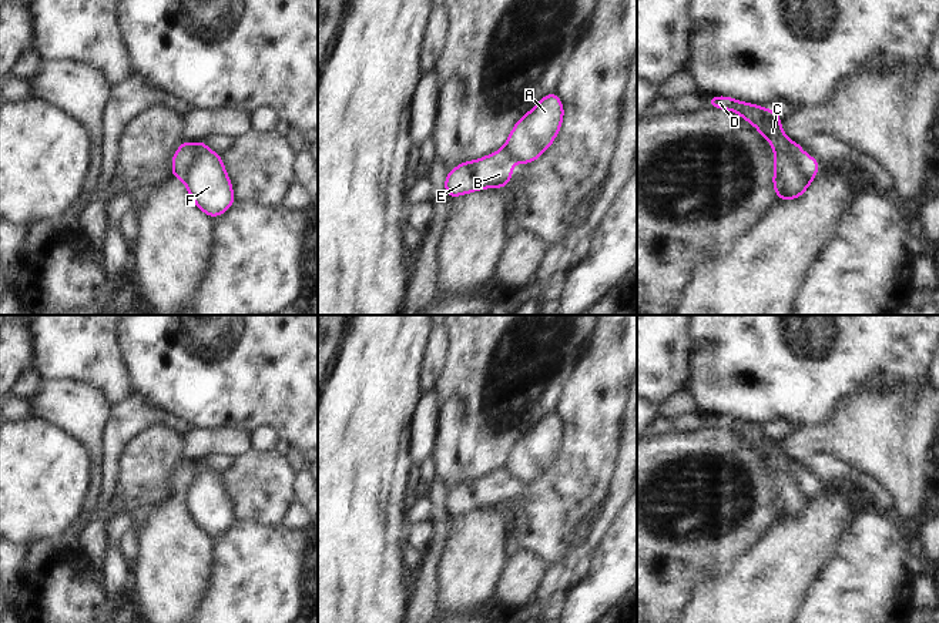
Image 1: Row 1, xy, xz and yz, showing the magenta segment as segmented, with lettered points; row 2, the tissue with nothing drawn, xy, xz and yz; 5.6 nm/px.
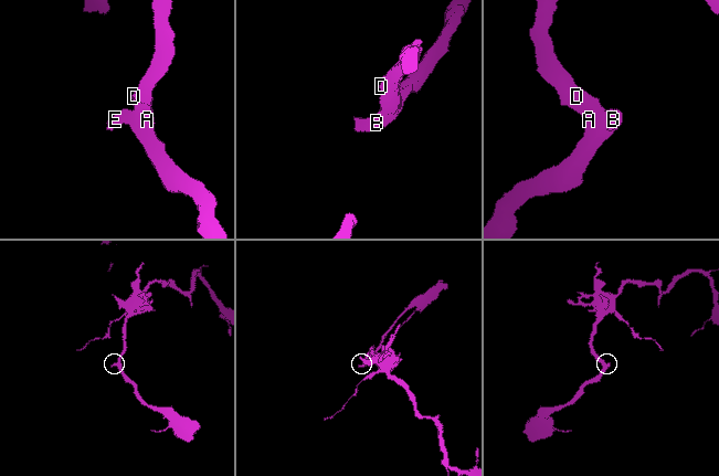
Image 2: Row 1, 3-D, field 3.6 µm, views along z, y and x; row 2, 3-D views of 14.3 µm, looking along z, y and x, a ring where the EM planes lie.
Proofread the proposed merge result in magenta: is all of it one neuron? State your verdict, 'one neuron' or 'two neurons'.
two neurons

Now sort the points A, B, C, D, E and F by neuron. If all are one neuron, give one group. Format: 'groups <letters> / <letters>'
groups A C D F / B E

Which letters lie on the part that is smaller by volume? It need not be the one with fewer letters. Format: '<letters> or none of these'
B, E

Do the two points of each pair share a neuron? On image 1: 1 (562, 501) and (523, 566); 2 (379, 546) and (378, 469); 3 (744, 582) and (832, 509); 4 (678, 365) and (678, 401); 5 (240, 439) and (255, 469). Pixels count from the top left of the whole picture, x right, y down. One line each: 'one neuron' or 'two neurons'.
1: two neurons
2: one neuron
3: one neuron
4: two neurons
5: two neurons

